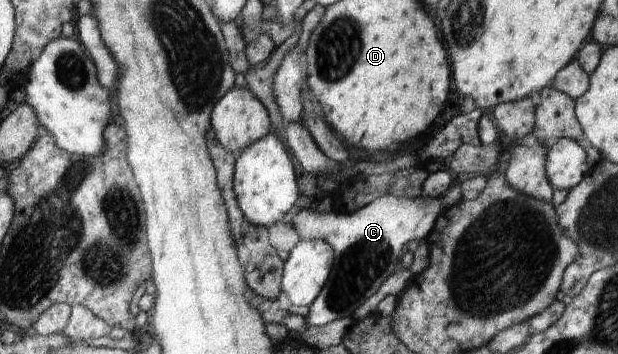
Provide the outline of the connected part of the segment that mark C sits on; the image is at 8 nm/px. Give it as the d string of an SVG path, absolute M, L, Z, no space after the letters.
M386 194L378 196L366 207L351 213L340 214L334 210L319 213L314 209L302 209L293 215L293 227L303 239L323 239L333 249L334 265L304 317L308 326L323 327L335 320L352 317L354 312L370 299L379 287L401 266L403 247L410 241L425 240L435 221L445 211L442 199L431 197L405 198Z

